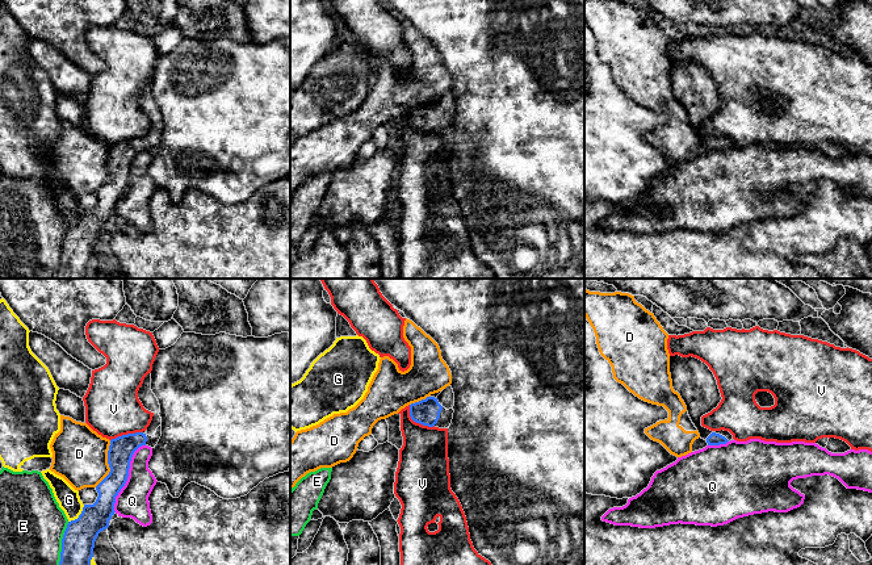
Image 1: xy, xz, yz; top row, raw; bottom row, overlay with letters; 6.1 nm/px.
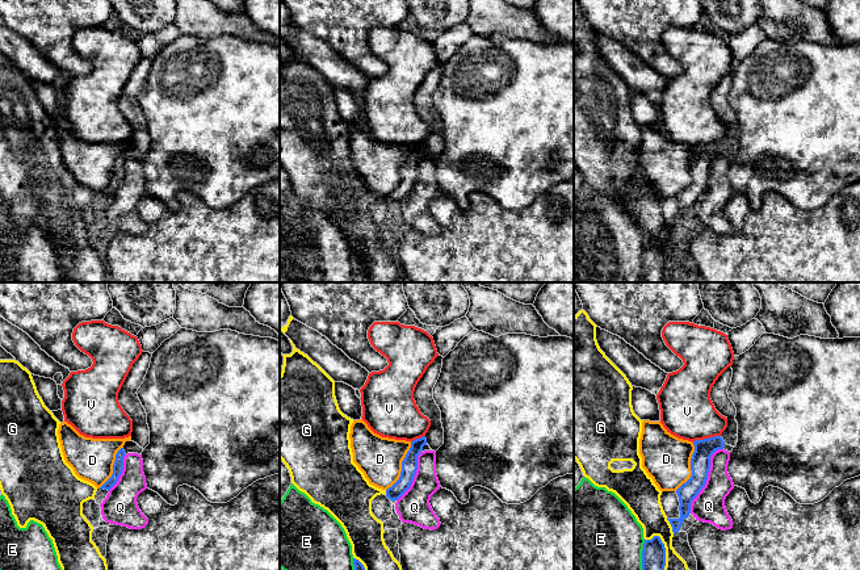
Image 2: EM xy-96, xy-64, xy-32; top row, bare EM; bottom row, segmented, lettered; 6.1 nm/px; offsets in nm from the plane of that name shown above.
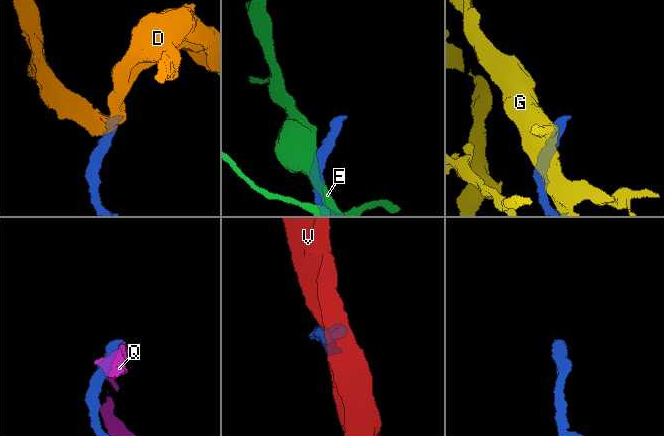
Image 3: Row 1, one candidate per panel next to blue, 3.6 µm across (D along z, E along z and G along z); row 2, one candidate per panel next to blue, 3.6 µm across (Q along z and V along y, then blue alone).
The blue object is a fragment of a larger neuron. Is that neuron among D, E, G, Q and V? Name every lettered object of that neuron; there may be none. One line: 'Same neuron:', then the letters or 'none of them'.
Same neuron: none of them

